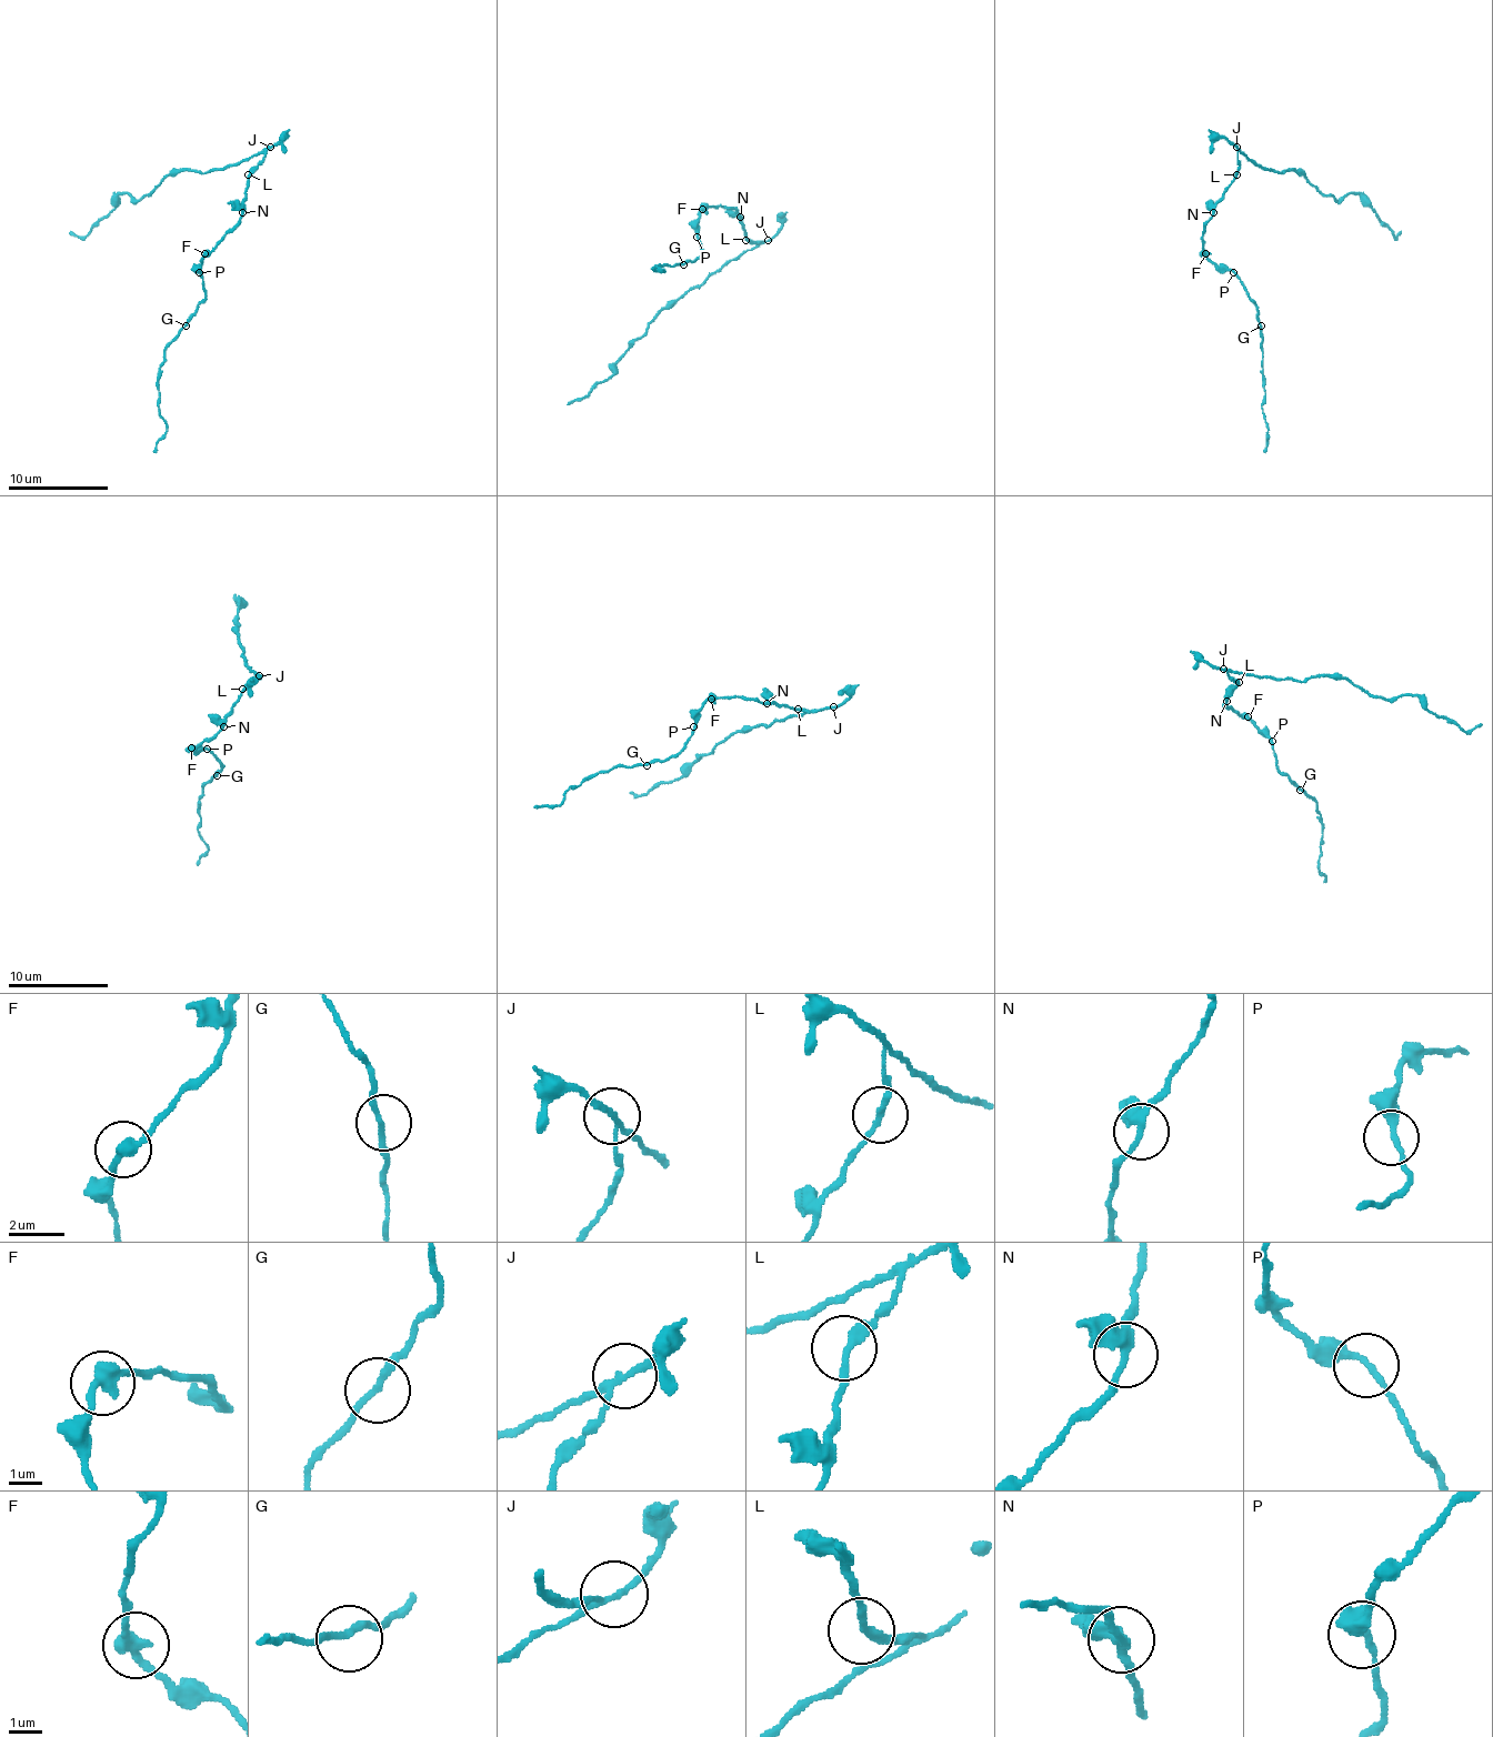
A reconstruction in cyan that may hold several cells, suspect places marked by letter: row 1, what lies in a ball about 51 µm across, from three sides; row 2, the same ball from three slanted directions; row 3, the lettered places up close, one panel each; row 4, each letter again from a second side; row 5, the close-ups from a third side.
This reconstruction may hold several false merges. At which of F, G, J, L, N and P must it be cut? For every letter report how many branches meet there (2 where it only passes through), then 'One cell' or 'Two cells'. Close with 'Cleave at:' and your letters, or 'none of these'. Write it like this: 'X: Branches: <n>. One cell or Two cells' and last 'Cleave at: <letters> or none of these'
F: Branches: 2. One cell
G: Branches: 2. One cell
J: Branches: 3. Two cells
L: Branches: 2. One cell
N: Branches: 3. One cell
P: Branches: 2. One cell
Cleave at: J

